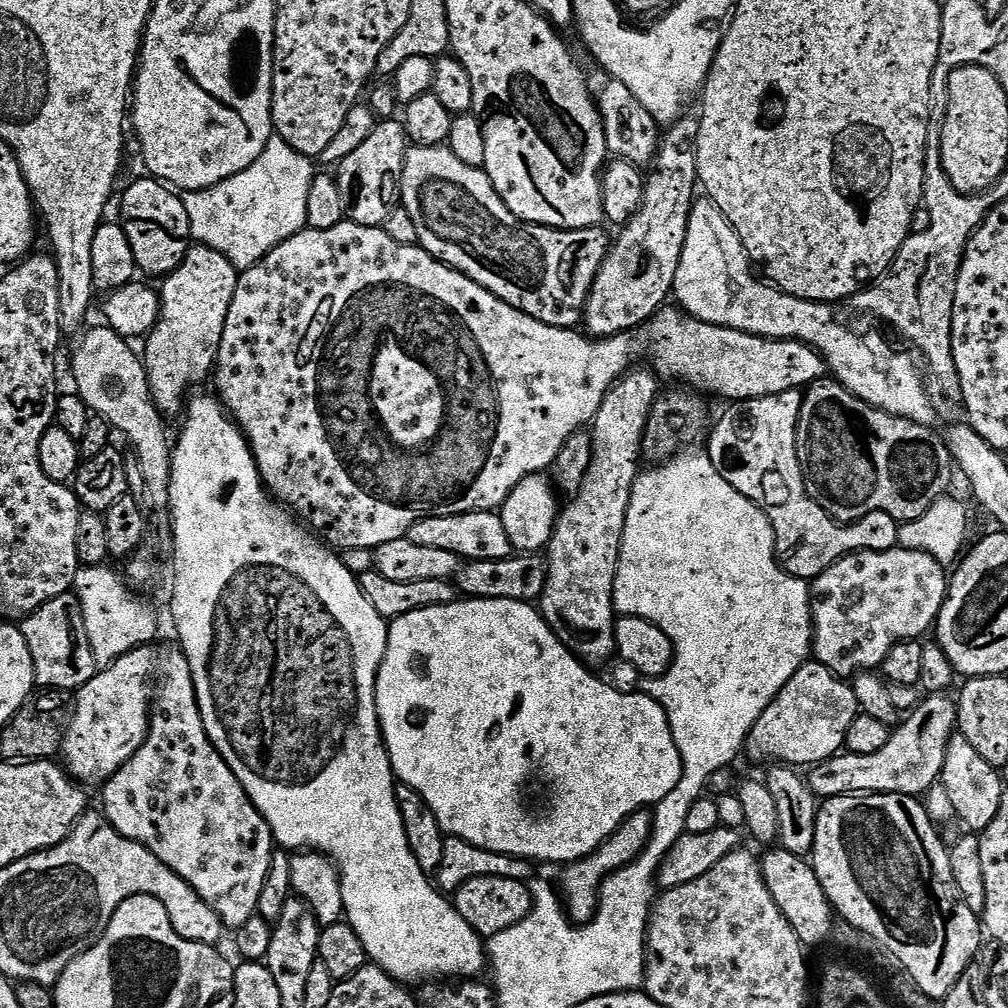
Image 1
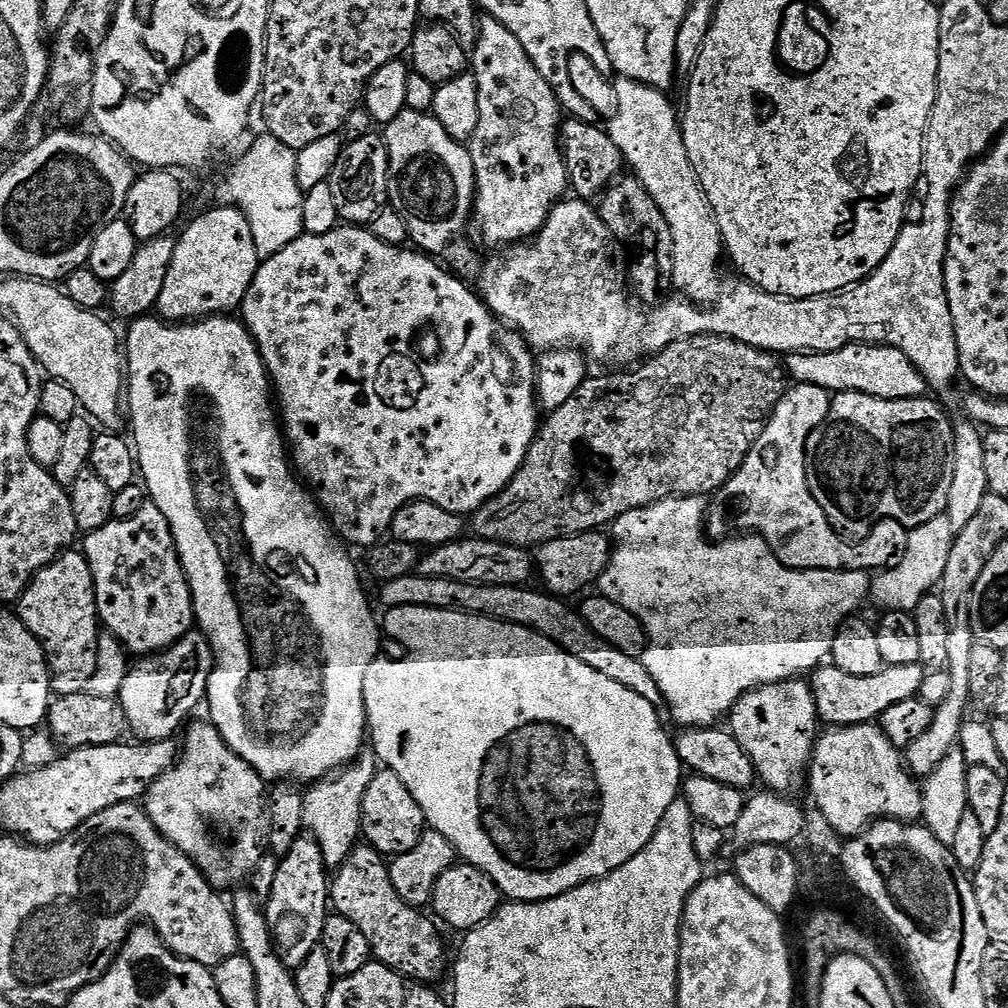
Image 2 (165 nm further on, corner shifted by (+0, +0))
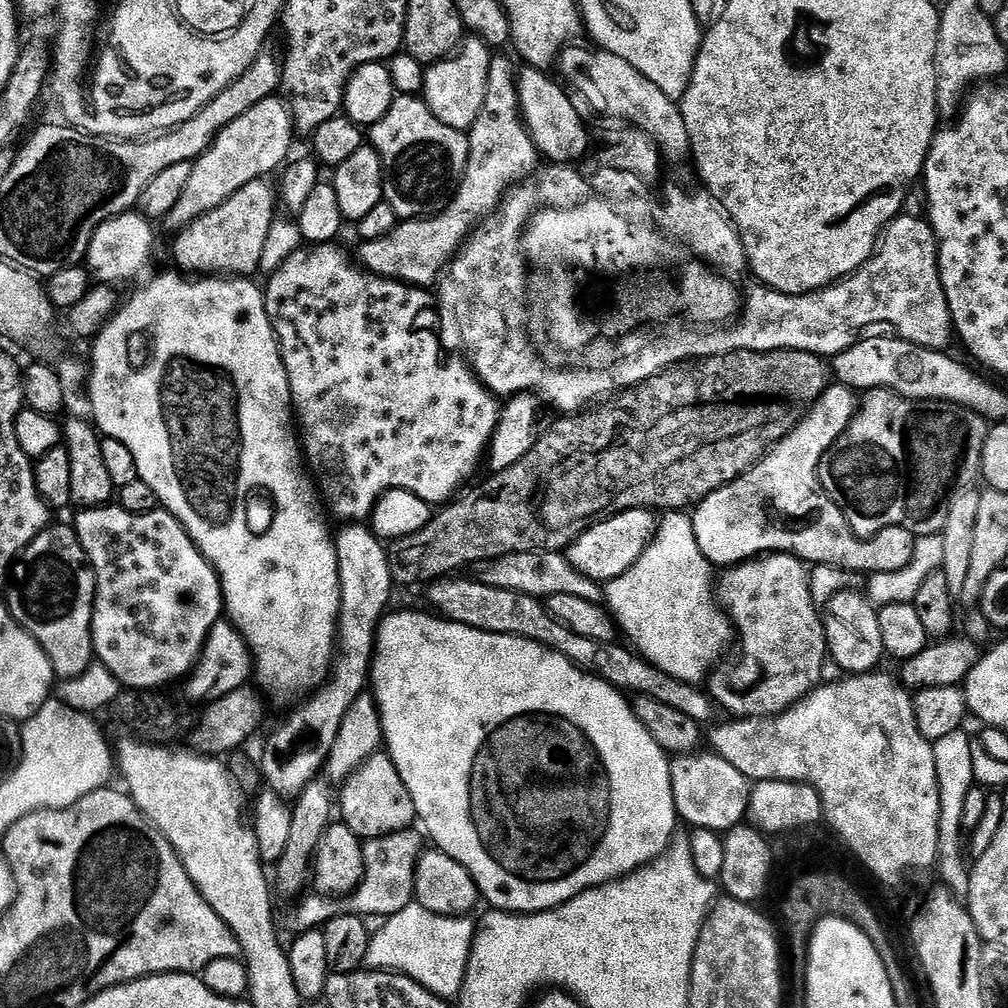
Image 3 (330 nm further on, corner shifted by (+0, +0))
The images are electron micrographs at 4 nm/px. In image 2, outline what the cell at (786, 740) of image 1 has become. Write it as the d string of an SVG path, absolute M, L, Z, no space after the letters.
M828 662L811 673L810 683L816 715L825 725L833 728L845 728L855 724L871 724L879 721L880 715L897 702L915 700L920 695L926 669L918 664L910 666L885 666L878 674L858 678L858 674L846 674L838 670L835 664Z

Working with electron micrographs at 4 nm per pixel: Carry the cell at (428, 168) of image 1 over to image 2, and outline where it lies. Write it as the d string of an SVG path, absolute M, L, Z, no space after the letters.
M409 108L386 125L382 135L390 162L388 187L395 193L394 207L406 222L411 243L425 254L445 256L453 273L464 278L479 277L482 260L466 241L456 240L463 234L468 219L473 219L476 206L471 151L461 141L450 138L435 116Z

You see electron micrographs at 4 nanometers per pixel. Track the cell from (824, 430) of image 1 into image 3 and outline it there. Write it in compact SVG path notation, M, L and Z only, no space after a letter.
M870 388L863 393L856 416L820 463L820 484L846 514L856 536L876 536L887 528L905 528L918 538L944 531L942 509L958 483L956 475L967 448L978 450L988 437L989 421L974 410L945 400L907 400L888 388Z

